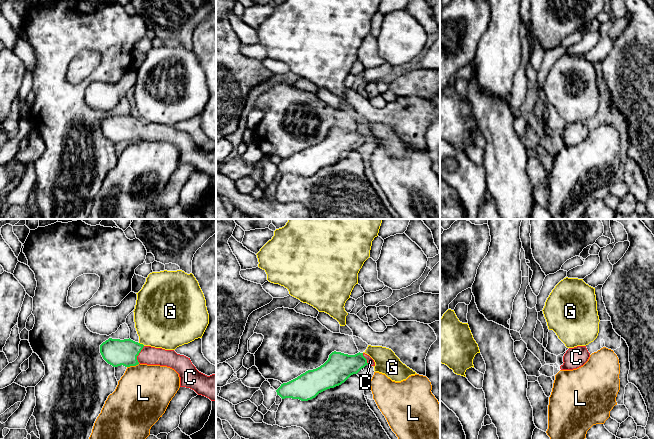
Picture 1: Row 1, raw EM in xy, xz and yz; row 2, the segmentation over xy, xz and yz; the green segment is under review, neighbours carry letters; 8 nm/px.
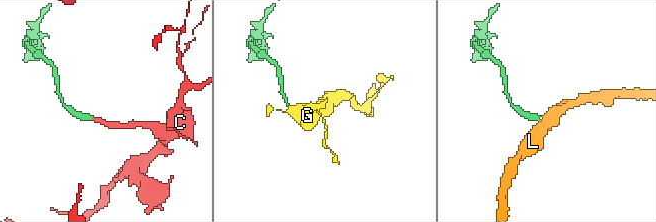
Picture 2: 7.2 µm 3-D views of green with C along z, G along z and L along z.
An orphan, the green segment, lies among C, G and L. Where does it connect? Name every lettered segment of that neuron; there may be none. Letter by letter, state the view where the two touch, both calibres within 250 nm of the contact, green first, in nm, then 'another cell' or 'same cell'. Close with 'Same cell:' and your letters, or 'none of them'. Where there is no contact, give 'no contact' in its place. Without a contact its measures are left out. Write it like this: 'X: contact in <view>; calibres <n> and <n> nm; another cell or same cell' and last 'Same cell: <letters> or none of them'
C: contact in xy; calibres 220 and 150 nm; same cell
G: contact in xy; calibres 220 and 440 nm; another cell
L: contact in xy; calibres 220 and 440 nm; another cell
Same cell: C

